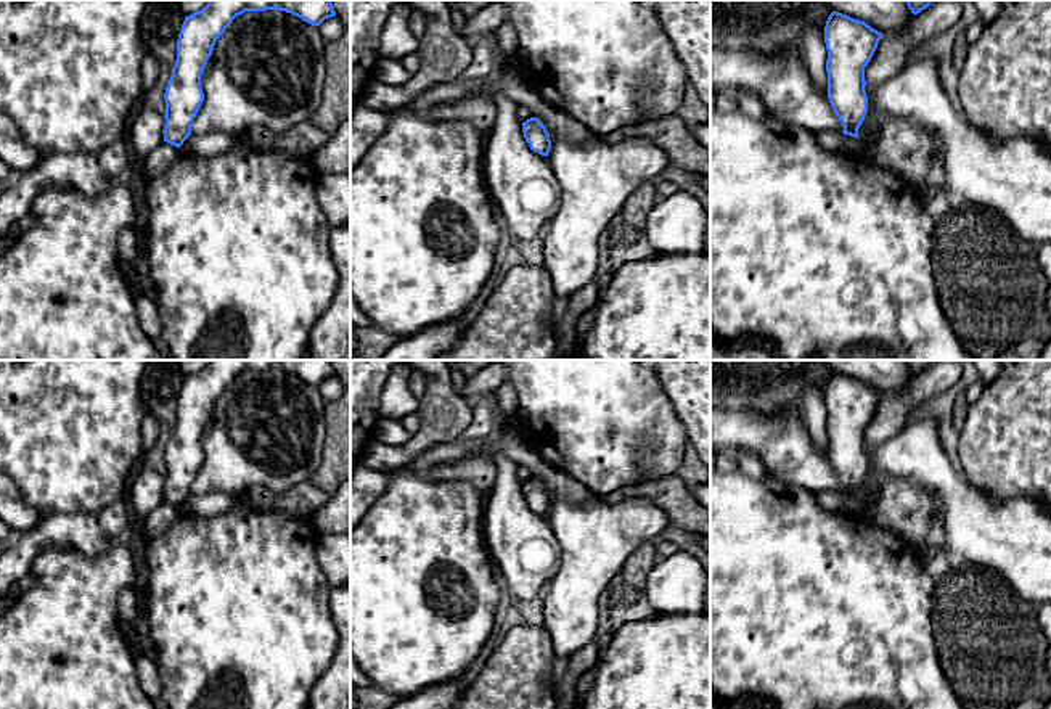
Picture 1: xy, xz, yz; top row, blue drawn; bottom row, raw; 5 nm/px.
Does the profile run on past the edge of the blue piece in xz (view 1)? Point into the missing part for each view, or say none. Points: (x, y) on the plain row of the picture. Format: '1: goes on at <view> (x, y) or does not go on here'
1: does not go on here

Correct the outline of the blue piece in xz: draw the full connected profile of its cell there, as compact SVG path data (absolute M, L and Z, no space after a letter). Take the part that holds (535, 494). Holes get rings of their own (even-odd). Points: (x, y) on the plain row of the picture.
M530 477L522 482L522 494L532 511L548 516L551 500L546 487L538 477Z

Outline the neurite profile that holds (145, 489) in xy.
M138 466L127 486L127 502L135 518L145 518L164 503L164 474L151 468Z

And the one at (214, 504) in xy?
M211 492L204 495L190 494L180 506L182 514L194 514L201 518L214 518L227 513L235 505L235 498L222 492Z

